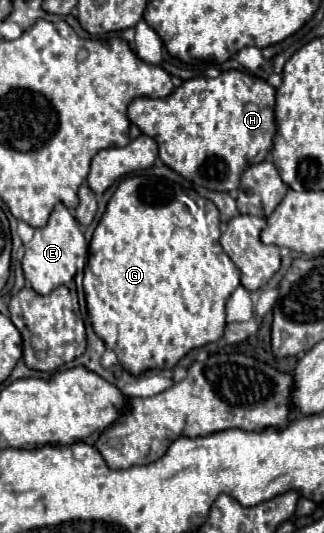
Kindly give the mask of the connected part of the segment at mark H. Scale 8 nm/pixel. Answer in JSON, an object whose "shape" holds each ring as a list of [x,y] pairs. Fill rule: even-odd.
{"shape":[[[239,70],[221,72],[217,78],[191,78],[185,80],[173,94],[165,98],[135,98],[129,104],[127,118],[139,126],[139,130],[159,144],[159,158],[171,170],[181,174],[185,180],[195,182],[207,190],[231,192],[239,186],[241,174],[251,164],[249,152],[255,152],[255,164],[263,162],[273,146],[275,134],[275,88],[265,80]]]}

